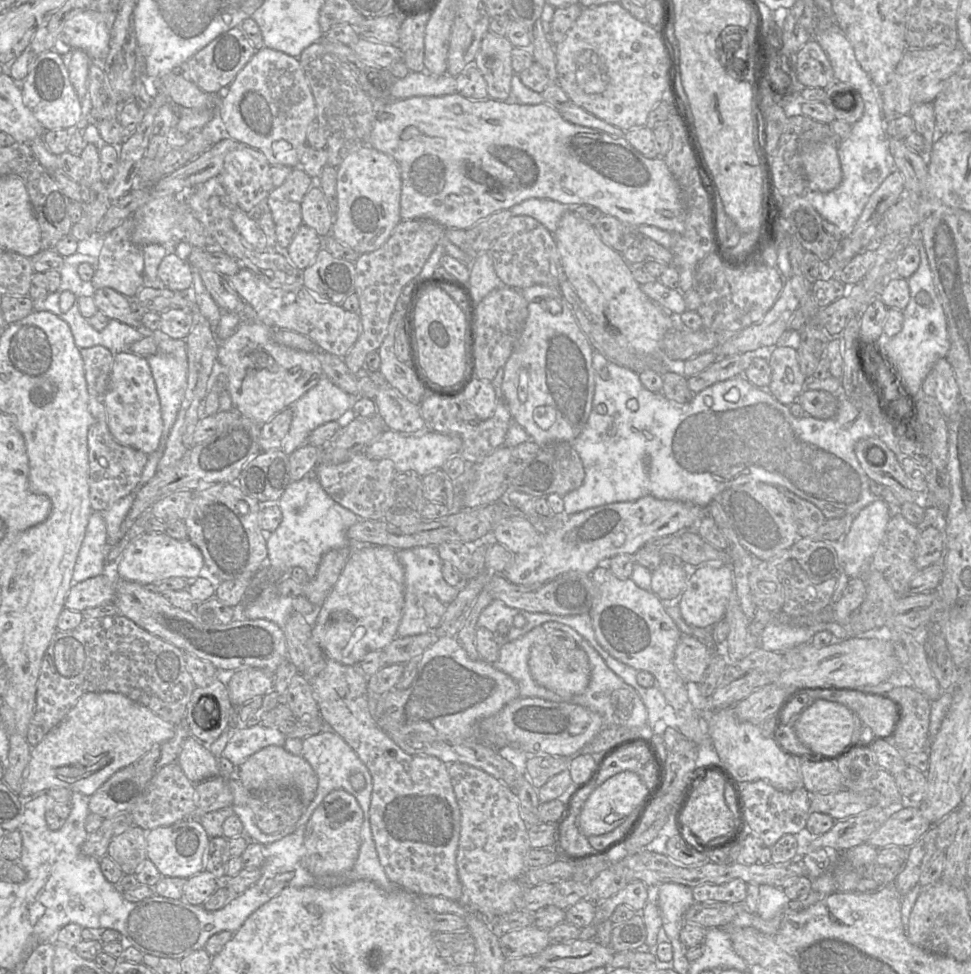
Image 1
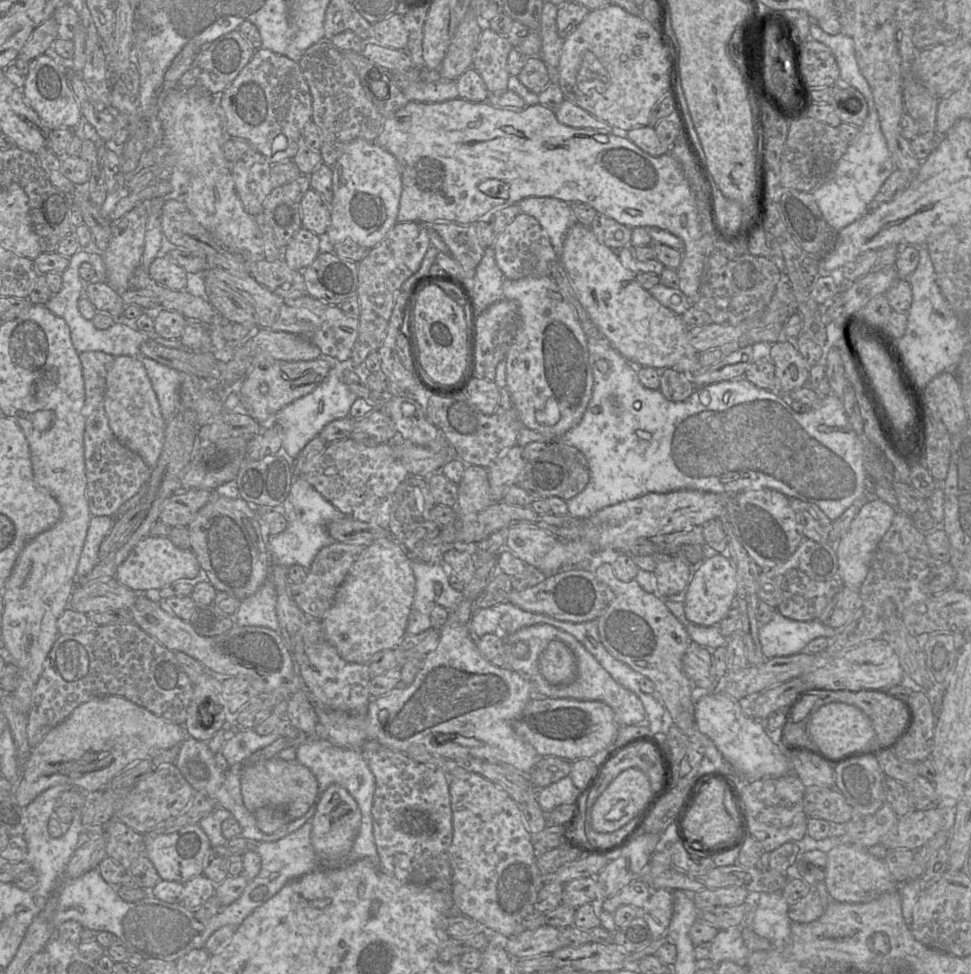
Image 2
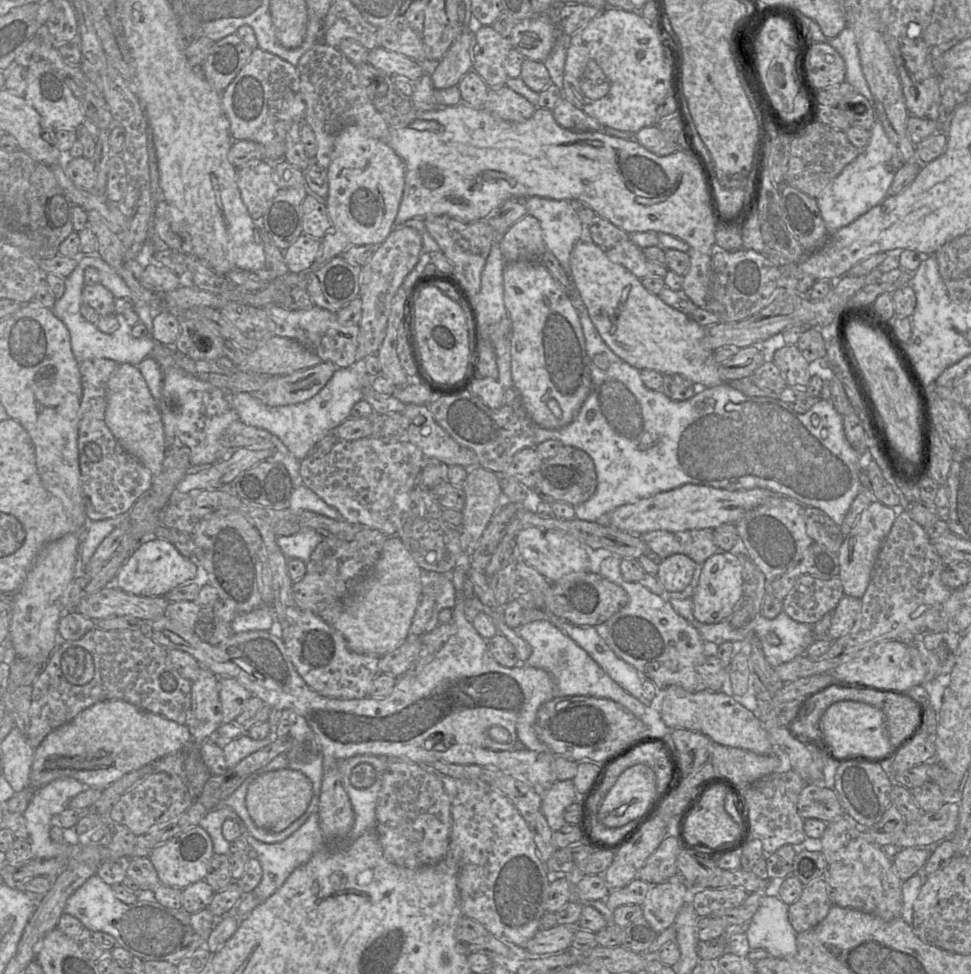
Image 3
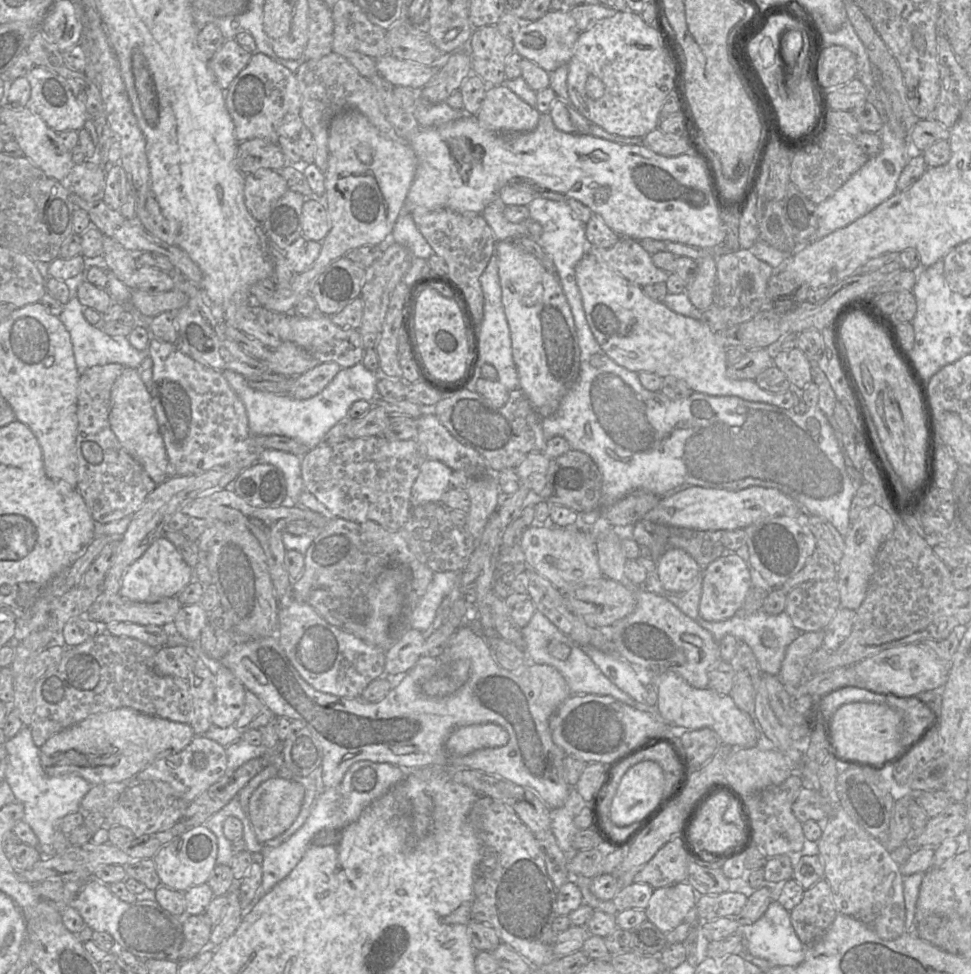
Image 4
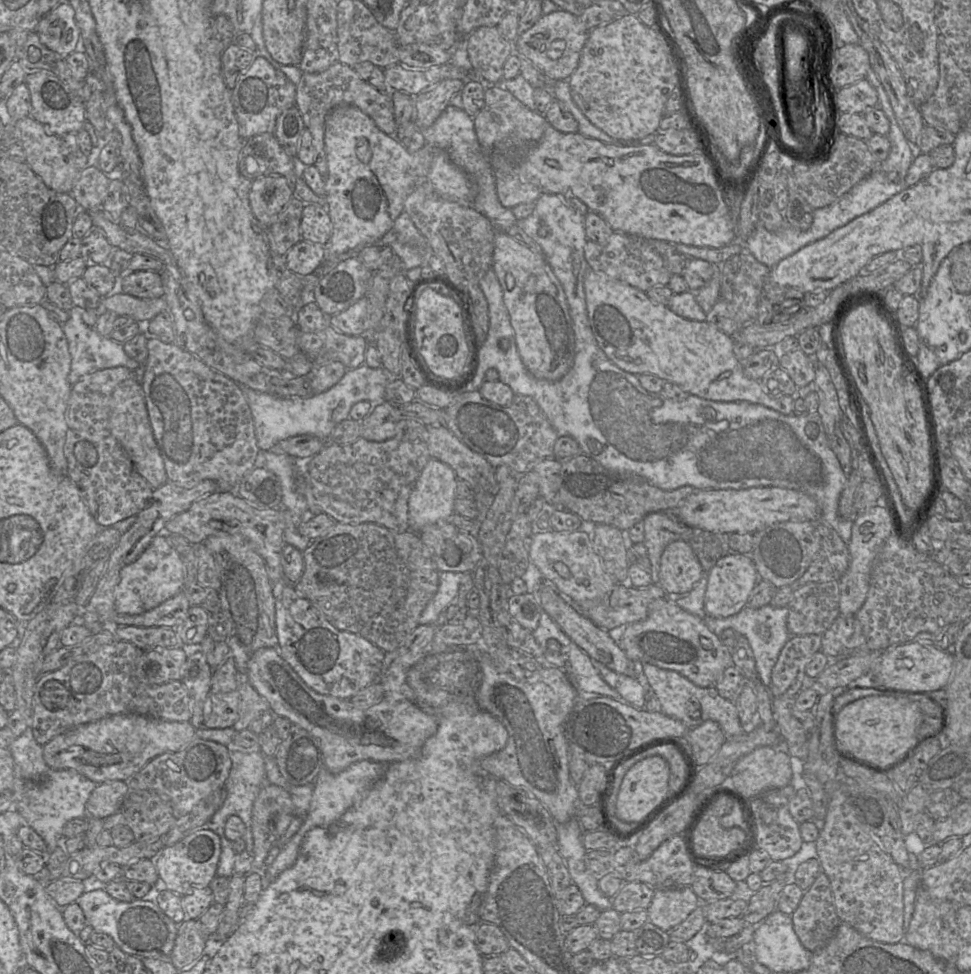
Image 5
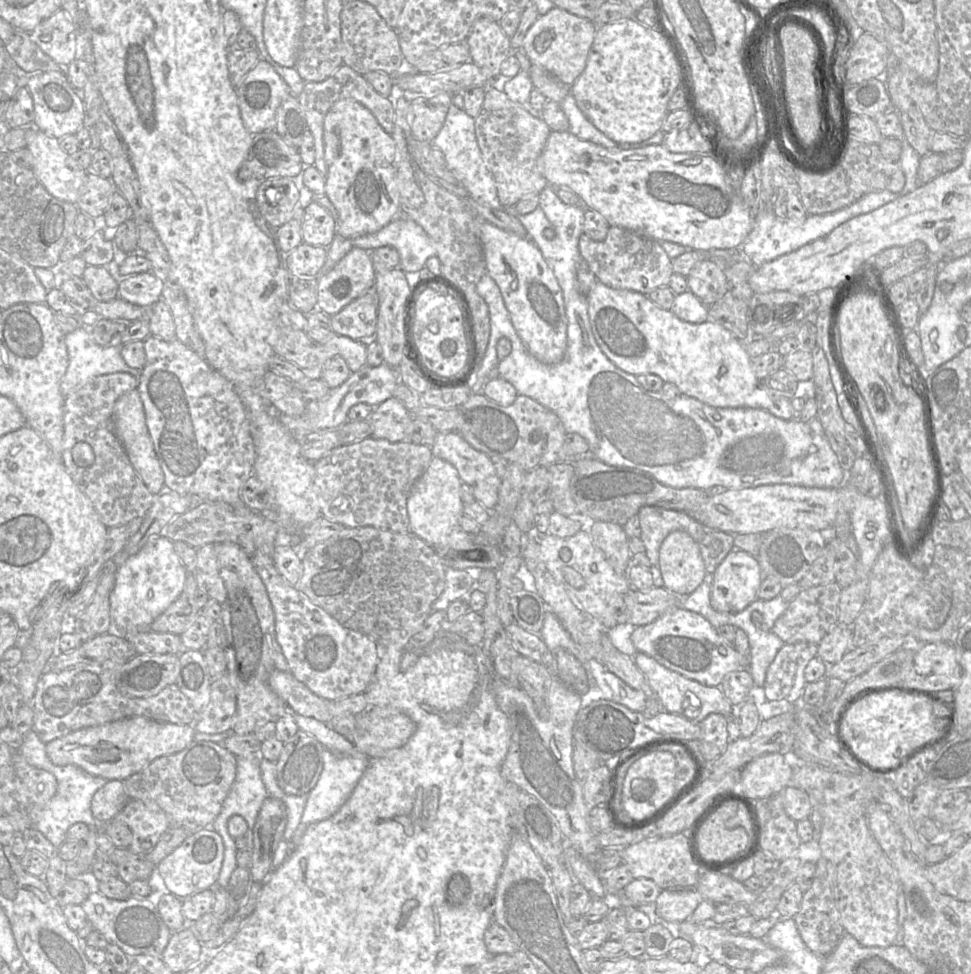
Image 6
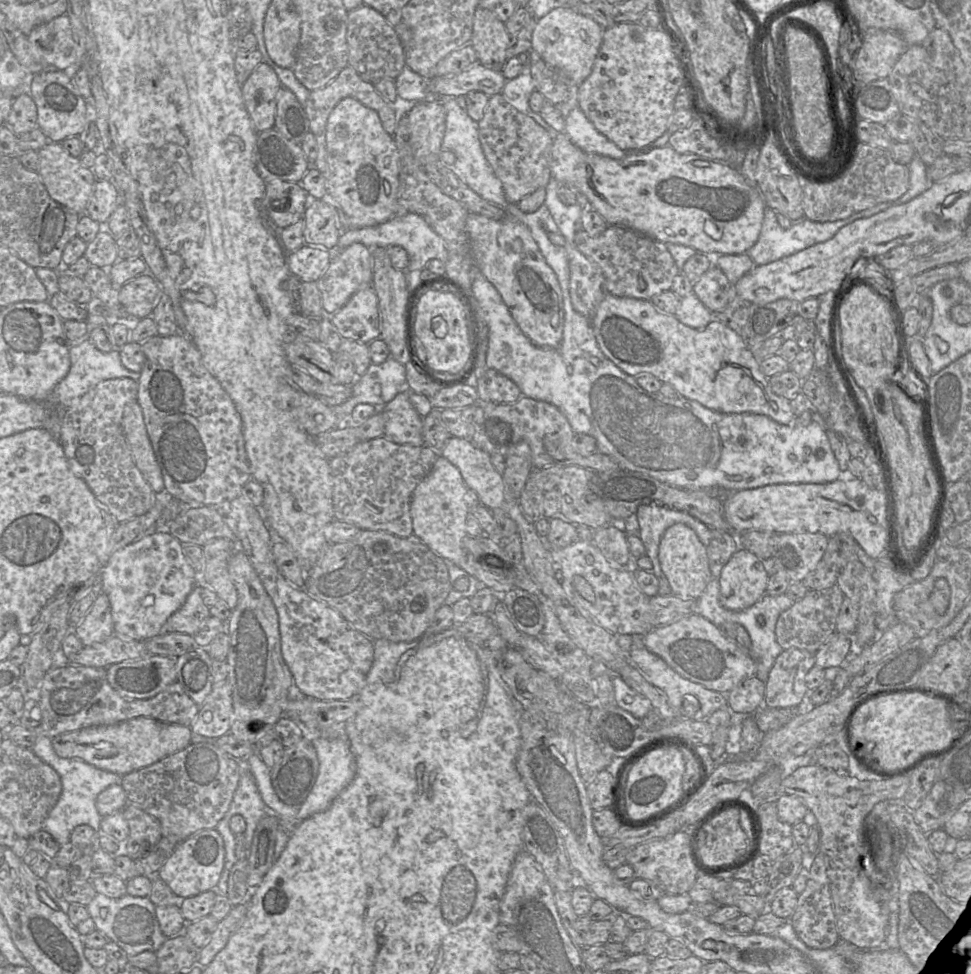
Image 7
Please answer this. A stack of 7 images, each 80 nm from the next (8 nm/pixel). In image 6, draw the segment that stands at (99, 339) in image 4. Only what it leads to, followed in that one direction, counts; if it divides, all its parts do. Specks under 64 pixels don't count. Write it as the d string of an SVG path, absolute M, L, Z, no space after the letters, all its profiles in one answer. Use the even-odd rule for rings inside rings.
M83 325L73 332L65 335L65 343L68 352L68 367L60 384L60 390L64 397L83 387L88 381L95 377L116 372L126 372L139 378L141 370L129 367L121 356L121 345L112 344L107 347L97 345L92 336L91 330Z

